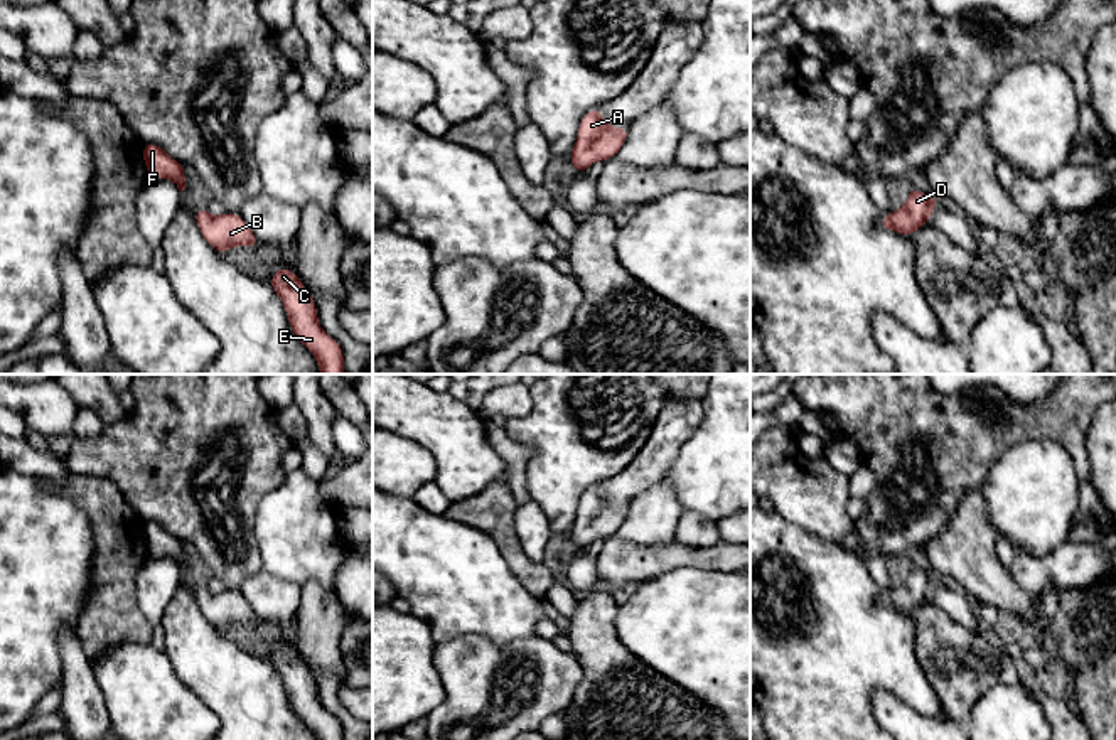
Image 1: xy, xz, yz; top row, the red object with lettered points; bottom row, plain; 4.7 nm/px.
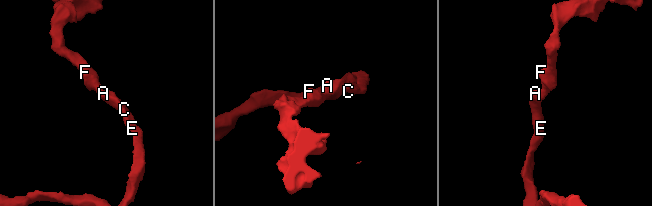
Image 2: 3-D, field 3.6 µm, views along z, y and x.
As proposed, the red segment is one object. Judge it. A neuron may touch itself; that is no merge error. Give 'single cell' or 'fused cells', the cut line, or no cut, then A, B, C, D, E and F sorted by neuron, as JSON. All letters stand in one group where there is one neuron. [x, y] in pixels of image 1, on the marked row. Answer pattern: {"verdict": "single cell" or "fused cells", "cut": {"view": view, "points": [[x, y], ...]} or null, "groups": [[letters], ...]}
{"verdict": "single cell", "cut": null, "groups": [["A", "B", "C", "D", "E", "F"]]}

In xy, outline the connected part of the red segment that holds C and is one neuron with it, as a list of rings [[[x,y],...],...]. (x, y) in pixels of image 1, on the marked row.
[[[280,266],[268,285],[282,298],[292,332],[315,356],[320,374],[346,374],[342,347],[319,325],[312,293],[298,275]]]

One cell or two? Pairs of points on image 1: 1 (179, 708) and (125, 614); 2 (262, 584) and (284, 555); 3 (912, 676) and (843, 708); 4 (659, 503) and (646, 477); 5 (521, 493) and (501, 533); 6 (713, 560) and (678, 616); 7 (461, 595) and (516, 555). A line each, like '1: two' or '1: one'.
1: two
2: two
3: one
4: two
5: two
6: two
7: two

